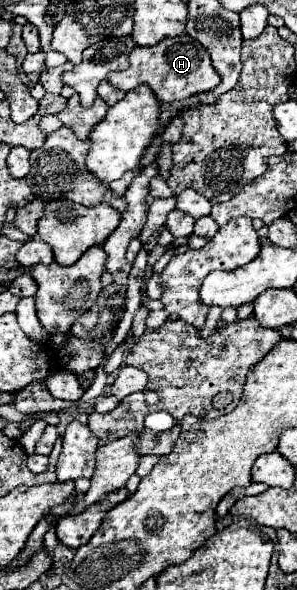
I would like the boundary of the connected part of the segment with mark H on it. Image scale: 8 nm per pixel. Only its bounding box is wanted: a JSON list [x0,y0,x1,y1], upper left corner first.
[107,35,221,103]

